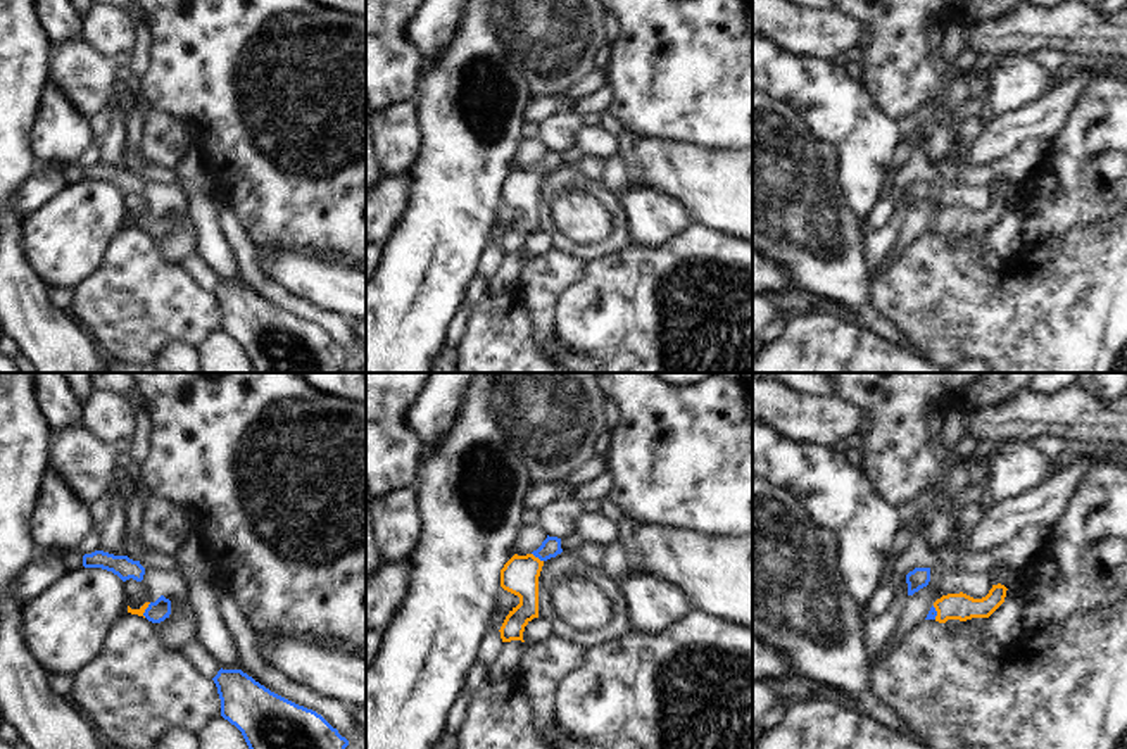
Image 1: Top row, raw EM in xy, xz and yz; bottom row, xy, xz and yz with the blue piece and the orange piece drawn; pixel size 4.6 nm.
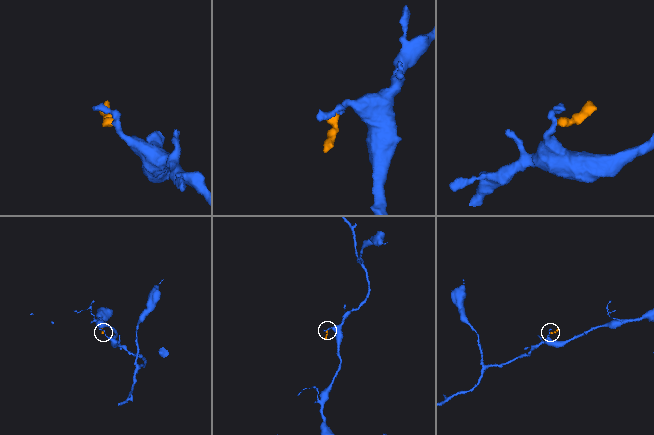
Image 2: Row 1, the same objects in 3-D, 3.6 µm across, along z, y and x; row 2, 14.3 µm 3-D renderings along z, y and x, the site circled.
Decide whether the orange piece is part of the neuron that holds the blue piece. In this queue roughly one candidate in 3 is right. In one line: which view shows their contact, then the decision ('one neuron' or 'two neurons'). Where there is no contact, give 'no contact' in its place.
contact in xz; one neuron

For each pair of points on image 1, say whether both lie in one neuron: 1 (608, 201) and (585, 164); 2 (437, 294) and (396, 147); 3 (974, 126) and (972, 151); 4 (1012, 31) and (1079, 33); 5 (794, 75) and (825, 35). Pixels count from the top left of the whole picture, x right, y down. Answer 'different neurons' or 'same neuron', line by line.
1: different neurons
2: different neurons
3: different neurons
4: same neuron
5: different neurons

